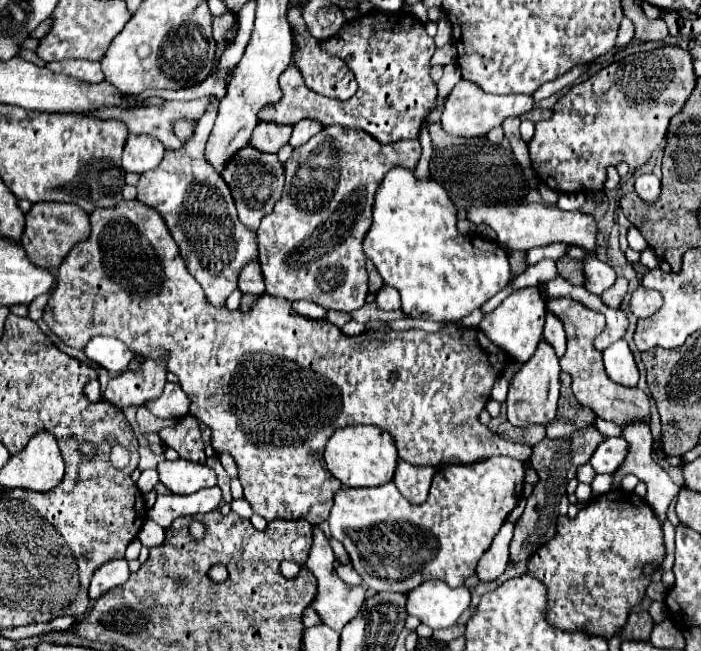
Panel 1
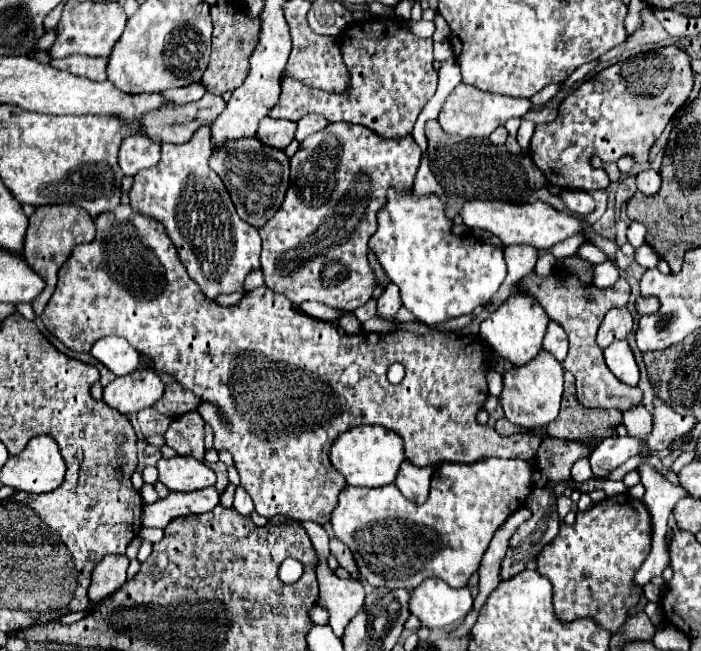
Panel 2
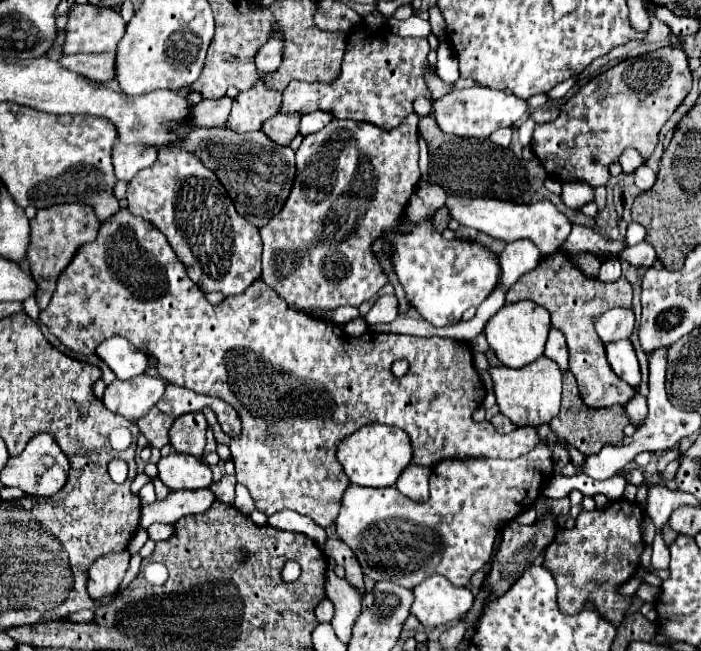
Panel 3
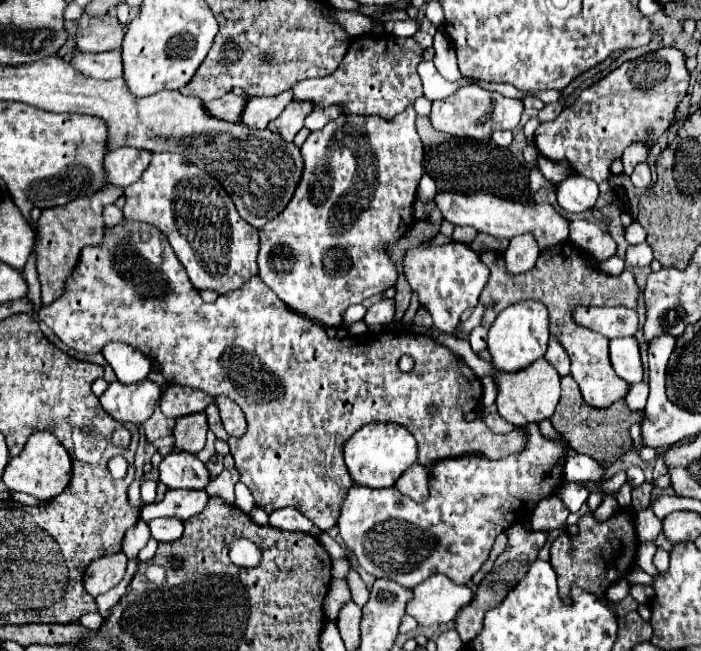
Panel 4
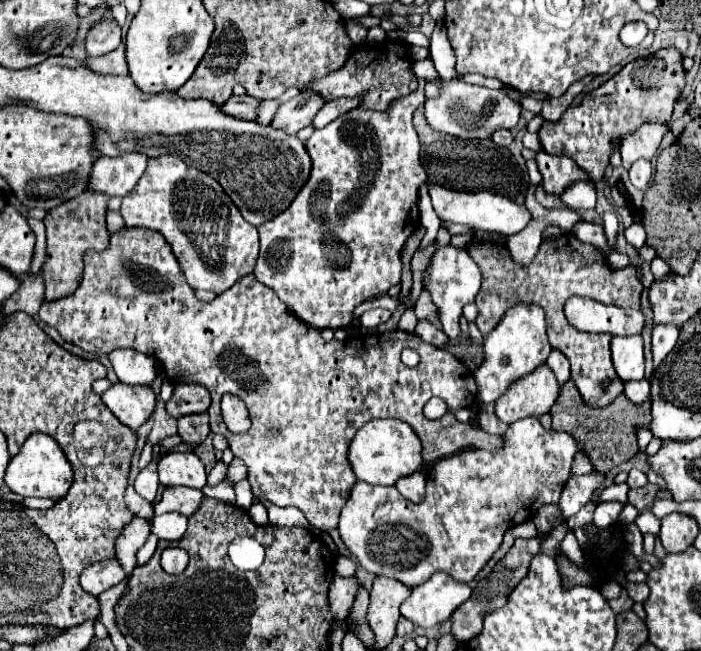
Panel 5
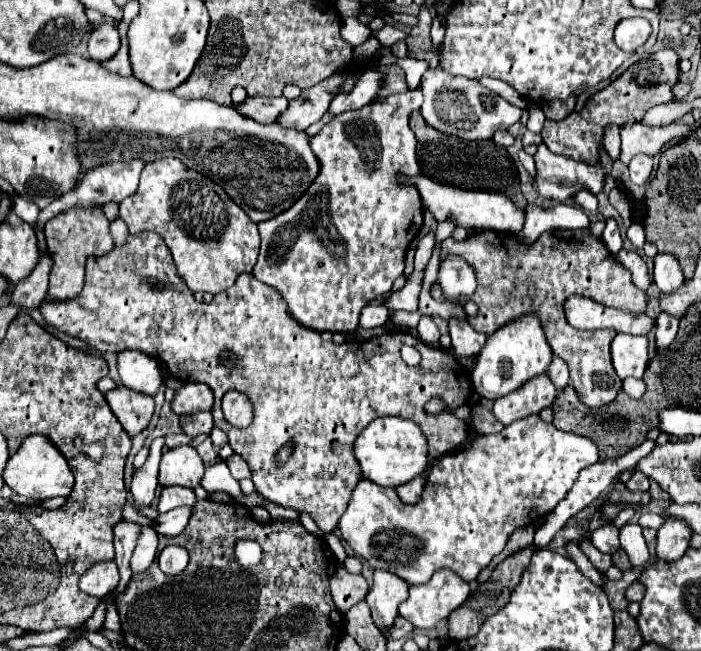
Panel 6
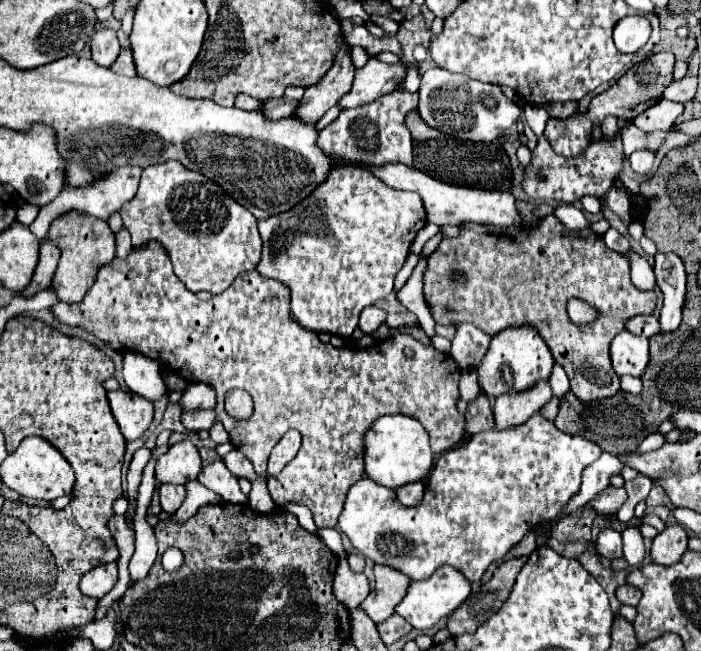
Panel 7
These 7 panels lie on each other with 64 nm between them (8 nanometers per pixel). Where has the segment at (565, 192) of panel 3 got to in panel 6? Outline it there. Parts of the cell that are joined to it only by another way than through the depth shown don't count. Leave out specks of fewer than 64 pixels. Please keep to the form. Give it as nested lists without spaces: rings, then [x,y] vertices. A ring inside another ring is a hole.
[[[580,190],[580,192],[576,192],[574,200],[576,200],[578,206],[582,206],[582,208],[588,210],[588,212],[592,212],[592,210],[598,208],[598,200],[596,200],[596,196],[594,196],[590,190]]]

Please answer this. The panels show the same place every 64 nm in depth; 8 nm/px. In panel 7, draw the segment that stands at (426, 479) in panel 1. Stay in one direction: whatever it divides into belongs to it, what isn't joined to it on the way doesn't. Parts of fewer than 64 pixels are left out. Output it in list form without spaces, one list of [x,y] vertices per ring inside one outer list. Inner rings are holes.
[[[412,482],[412,484],[404,484],[400,488],[396,488],[398,500],[404,506],[416,506],[422,500],[424,494],[424,482]]]

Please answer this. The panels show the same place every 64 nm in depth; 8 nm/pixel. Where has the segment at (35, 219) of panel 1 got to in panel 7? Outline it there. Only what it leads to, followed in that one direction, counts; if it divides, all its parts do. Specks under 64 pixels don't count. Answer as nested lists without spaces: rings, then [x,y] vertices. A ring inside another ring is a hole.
[[[66,212],[50,224],[48,240],[60,248],[60,262],[52,278],[52,290],[62,302],[80,302],[88,288],[94,284],[96,266],[106,264],[116,256],[114,232],[108,222],[88,216],[84,212]]]

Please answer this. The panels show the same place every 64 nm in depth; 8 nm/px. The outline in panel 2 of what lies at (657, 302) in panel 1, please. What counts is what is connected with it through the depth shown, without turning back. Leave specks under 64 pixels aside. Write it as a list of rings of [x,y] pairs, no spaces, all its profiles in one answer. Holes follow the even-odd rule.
[[[638,296],[636,298],[636,312],[640,316],[656,314],[658,312],[658,300],[656,300],[656,296]]]

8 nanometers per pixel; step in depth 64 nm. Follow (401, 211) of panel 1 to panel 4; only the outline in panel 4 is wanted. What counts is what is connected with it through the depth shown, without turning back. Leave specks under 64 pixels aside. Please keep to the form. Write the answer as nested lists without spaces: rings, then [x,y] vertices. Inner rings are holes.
[[[418,242],[404,256],[404,276],[418,296],[420,306],[432,316],[434,326],[446,334],[450,334],[466,308],[474,308],[478,304],[480,292],[488,284],[488,266],[480,260],[480,252],[472,250],[464,242],[454,242],[446,246],[436,246],[432,242]]]

